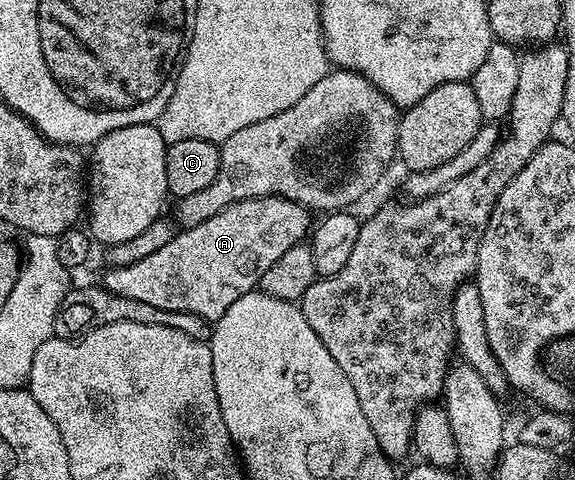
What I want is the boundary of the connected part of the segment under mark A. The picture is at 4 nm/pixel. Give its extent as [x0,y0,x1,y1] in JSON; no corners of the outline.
[101,195,312,321]

